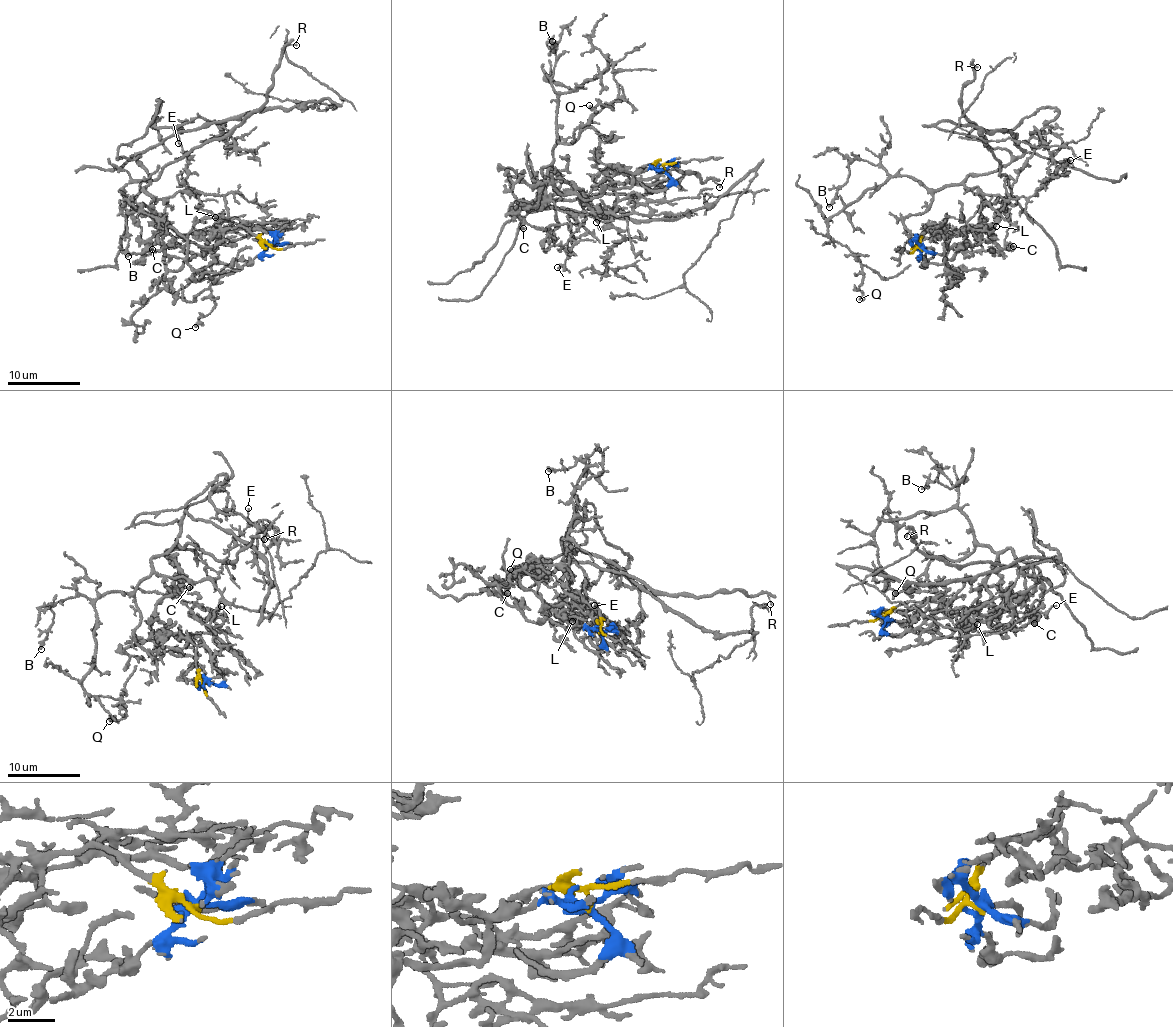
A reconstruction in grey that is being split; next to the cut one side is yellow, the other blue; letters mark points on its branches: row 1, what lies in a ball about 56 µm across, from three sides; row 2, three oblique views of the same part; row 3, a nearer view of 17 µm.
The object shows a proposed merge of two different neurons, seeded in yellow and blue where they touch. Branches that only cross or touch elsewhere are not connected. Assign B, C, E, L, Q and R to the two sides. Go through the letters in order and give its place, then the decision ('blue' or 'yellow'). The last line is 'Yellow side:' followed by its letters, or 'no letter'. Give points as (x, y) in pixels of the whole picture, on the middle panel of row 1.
B: place (552, 41); yellow
C: place (523, 228); blue
E: place (557, 267); yellow
L: place (596, 222); blue
Q: place (589, 105); yellow
R: place (719, 187); blue
Yellow side: B, E, Q

